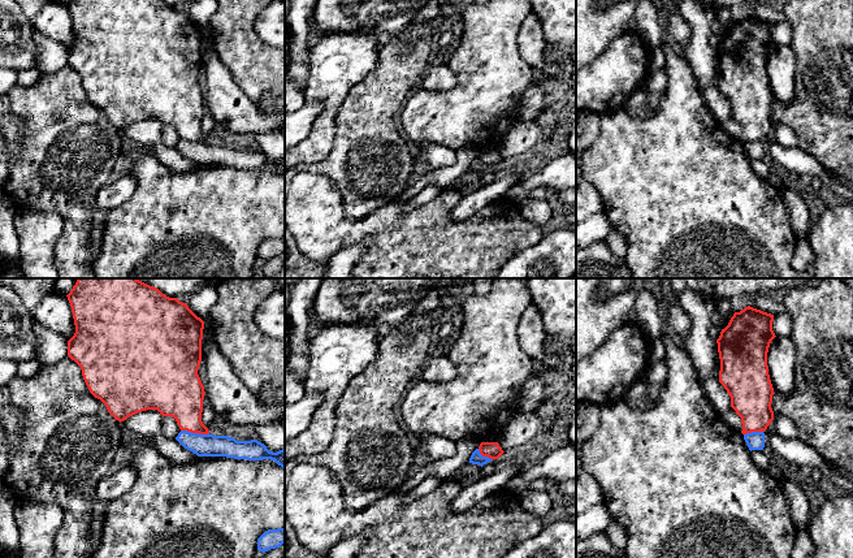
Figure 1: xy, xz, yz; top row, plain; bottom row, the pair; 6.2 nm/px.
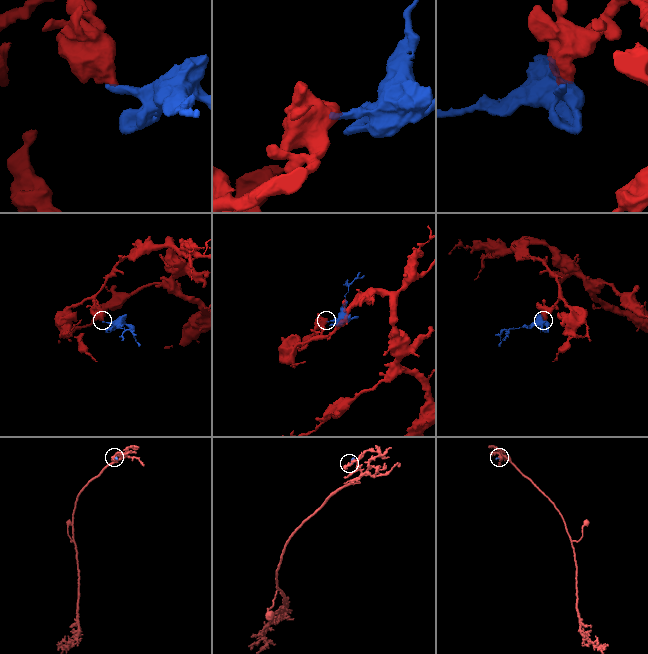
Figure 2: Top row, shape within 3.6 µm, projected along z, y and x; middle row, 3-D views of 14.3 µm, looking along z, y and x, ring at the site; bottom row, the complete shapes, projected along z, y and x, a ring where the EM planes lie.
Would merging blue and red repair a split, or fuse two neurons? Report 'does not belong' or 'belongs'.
does not belong

